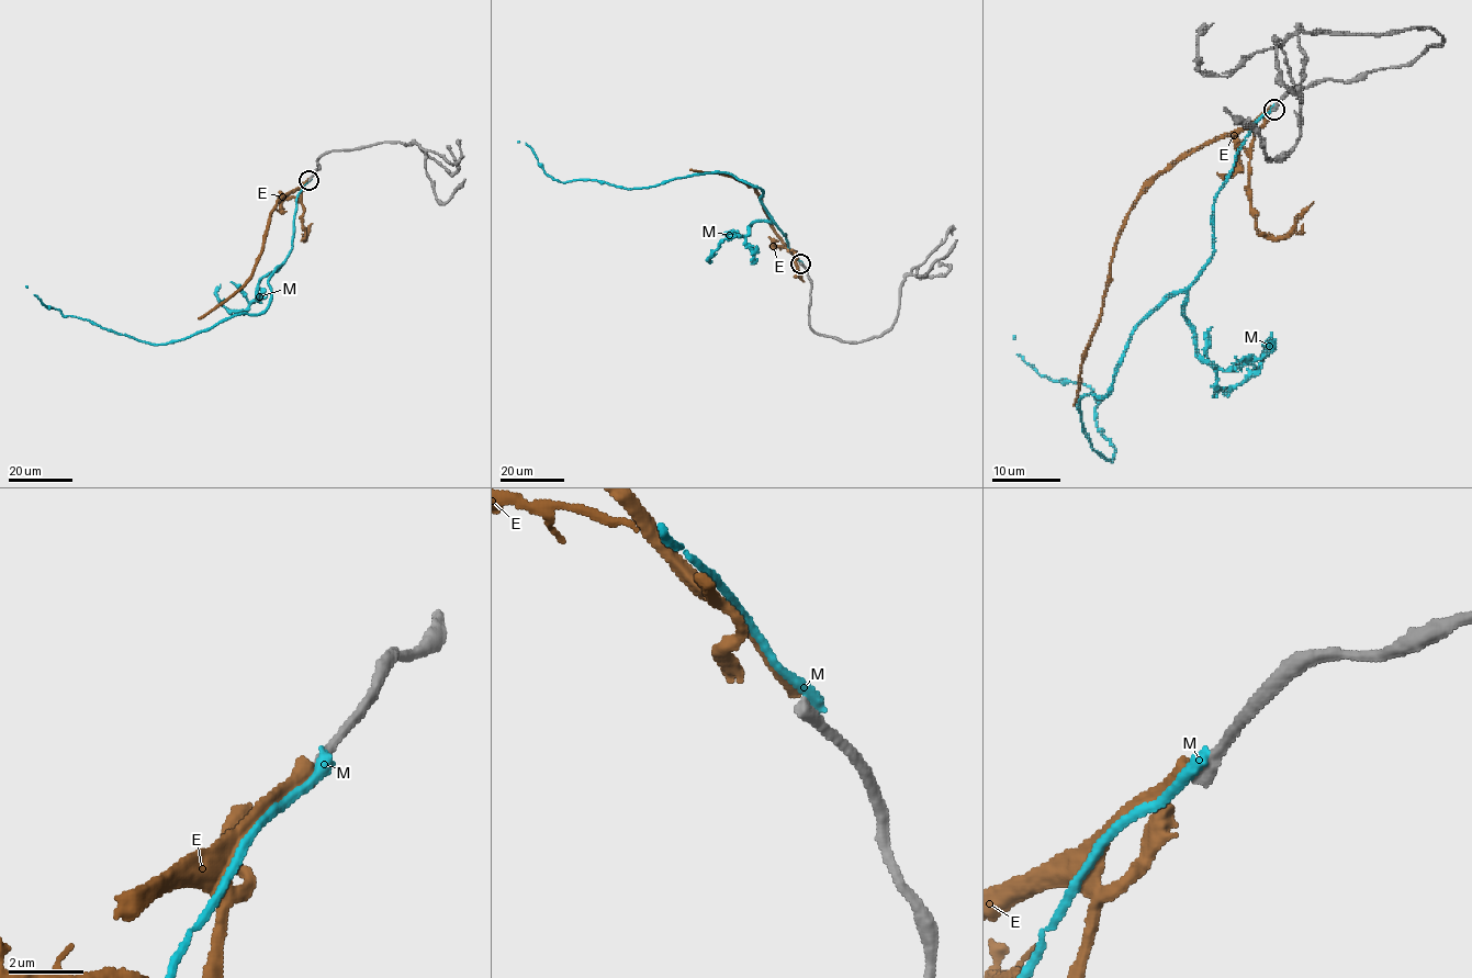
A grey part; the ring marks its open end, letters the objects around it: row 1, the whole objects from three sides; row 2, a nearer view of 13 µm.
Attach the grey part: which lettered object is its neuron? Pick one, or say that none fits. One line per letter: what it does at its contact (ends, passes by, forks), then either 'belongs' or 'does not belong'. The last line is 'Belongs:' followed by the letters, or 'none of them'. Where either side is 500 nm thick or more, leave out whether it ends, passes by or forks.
E: it ends; does not belong
M: it ends; does not belong
Belongs: none of them

